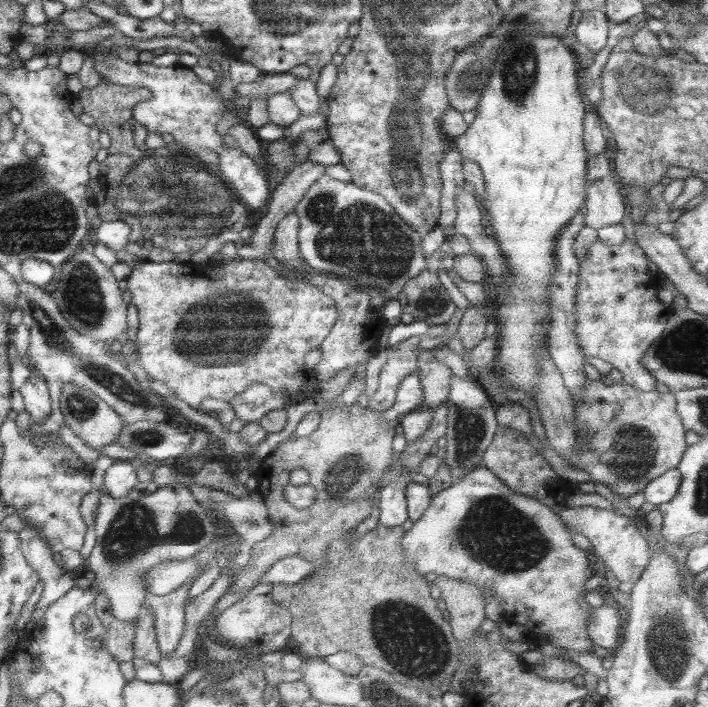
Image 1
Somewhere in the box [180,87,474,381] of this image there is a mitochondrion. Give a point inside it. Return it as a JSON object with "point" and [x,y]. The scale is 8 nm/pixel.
{"point":[366,239]}

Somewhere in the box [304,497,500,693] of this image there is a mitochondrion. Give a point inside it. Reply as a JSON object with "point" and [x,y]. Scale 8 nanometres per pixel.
{"point":[409,642]}

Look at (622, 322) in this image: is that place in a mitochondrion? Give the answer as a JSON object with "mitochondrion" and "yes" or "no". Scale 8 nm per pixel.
{"mitochondrion":"no"}

